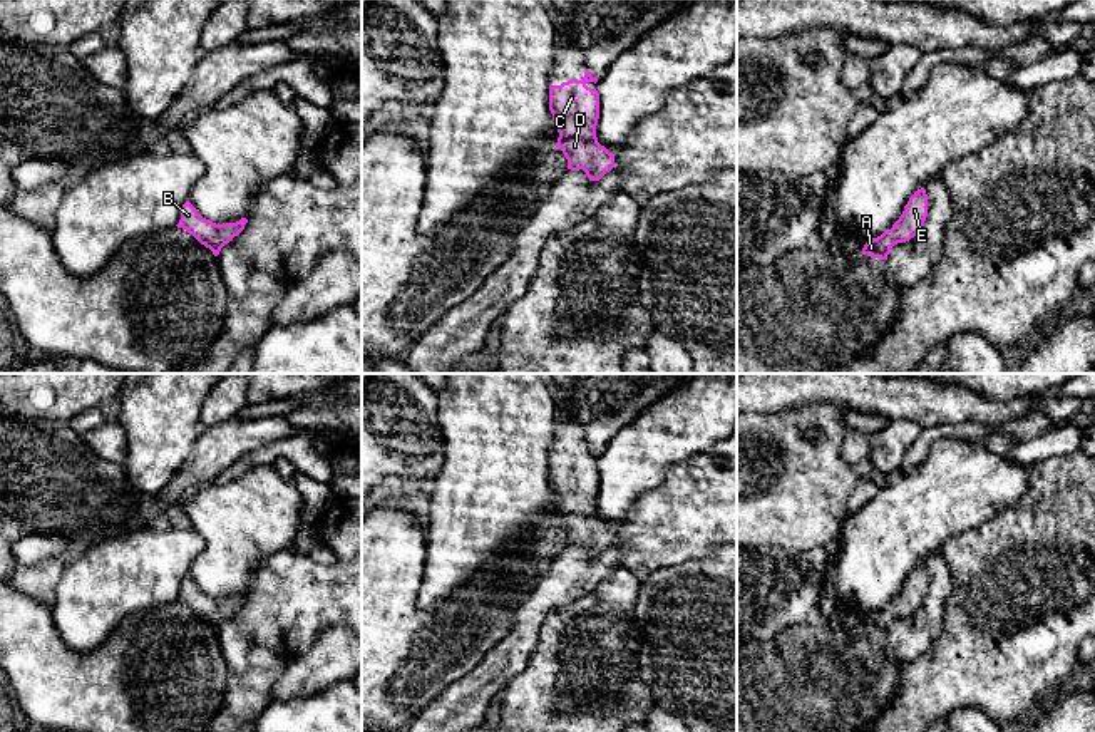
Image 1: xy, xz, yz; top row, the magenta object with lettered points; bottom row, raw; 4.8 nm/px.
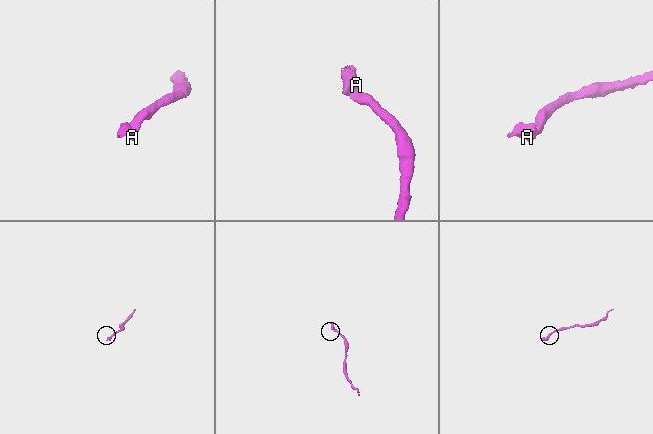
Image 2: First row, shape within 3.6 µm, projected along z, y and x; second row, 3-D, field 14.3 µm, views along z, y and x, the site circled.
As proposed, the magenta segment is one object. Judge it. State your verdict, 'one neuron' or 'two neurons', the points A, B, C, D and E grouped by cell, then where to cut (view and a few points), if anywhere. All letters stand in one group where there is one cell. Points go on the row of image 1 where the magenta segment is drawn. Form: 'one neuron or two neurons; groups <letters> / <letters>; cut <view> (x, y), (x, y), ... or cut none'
one neuron; groups A B C D E; cut none

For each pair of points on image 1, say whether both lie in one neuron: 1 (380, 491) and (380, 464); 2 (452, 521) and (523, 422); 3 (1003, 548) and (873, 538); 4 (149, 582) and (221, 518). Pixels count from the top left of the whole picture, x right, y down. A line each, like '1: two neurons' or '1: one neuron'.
1: two neurons
2: one neuron
3: two neurons
4: two neurons

